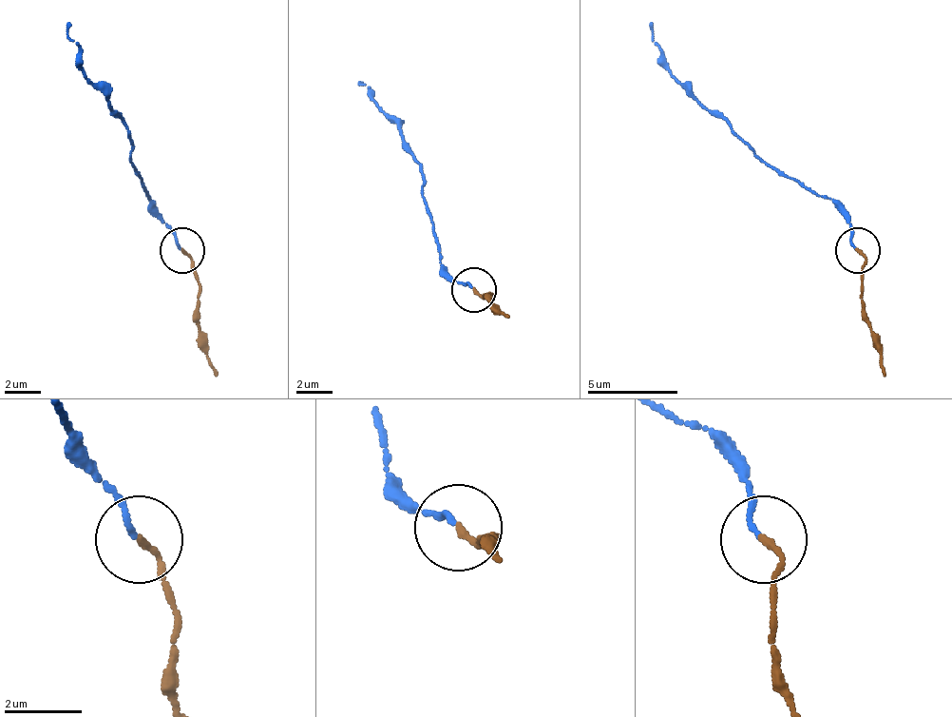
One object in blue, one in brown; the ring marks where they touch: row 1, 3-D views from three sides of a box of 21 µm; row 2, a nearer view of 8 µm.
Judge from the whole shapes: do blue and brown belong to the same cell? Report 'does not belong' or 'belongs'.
belongs

